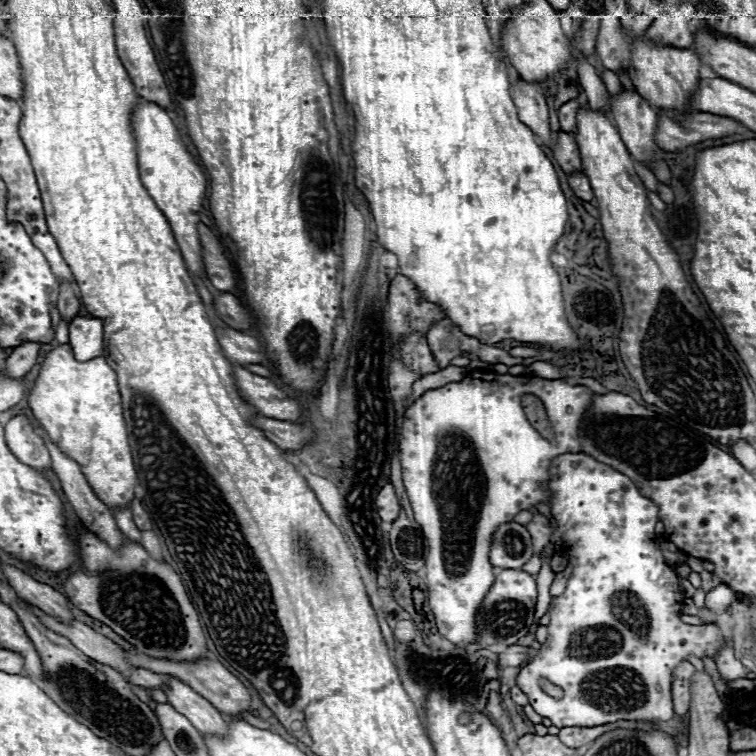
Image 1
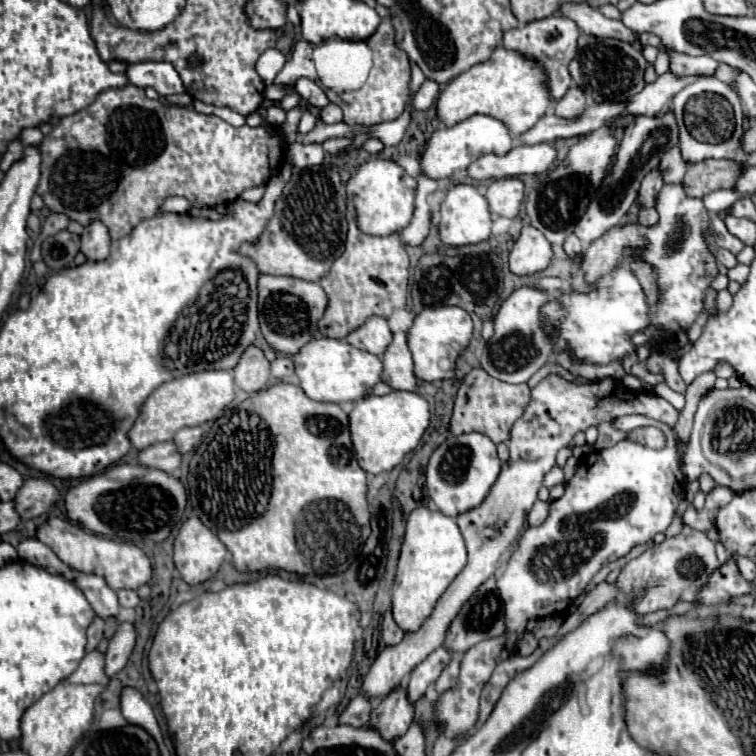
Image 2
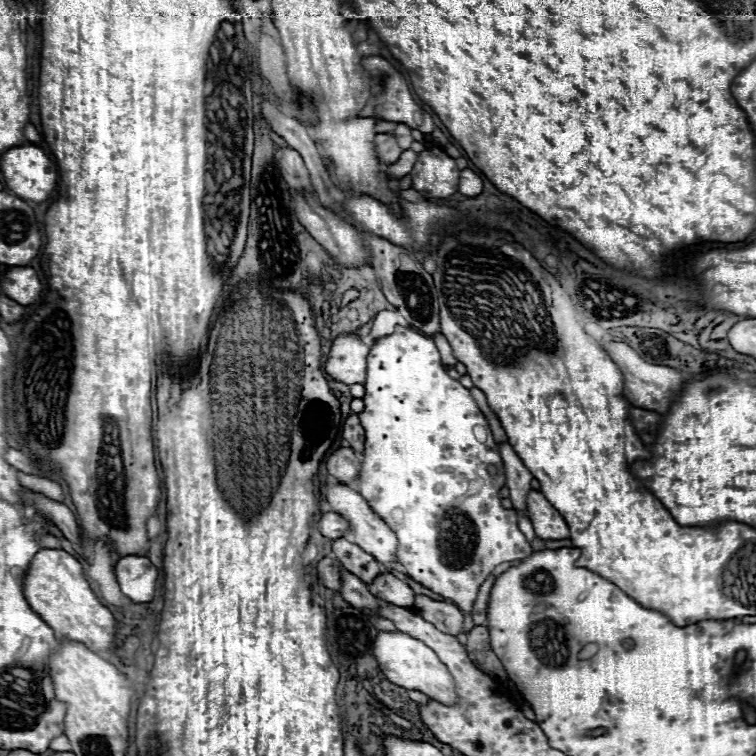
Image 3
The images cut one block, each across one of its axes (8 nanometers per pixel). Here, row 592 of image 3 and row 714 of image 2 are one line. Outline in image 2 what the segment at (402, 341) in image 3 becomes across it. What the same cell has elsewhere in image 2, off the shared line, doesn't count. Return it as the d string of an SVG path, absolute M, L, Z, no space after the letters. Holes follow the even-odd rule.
M642 414L614 418L612 426L626 432L640 426L656 426L666 434L666 446L662 450L652 450L624 440L604 450L592 450L580 460L564 494L550 502L548 518L522 534L518 550L512 554L506 572L498 578L498 590L506 608L506 632L472 646L460 662L458 684L436 702L436 716L446 736L458 736L474 728L484 684L494 672L502 650L510 652L516 640L526 632L530 618L566 612L592 576L610 562L610 556L622 558L634 546L646 544L670 526L686 486L672 428Z

